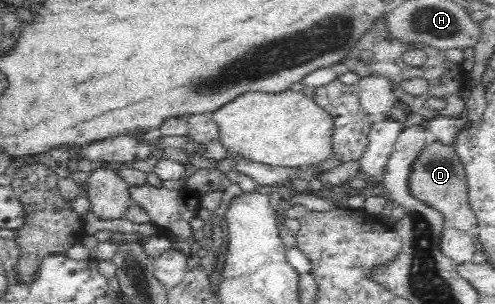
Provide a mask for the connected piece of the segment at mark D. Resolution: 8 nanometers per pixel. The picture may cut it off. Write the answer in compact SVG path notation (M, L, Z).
M438 141L427 145L417 161L414 161L409 181L410 194L438 210L444 216L446 227L475 232L477 217L469 205L466 173L455 153L454 145L441 145Z

